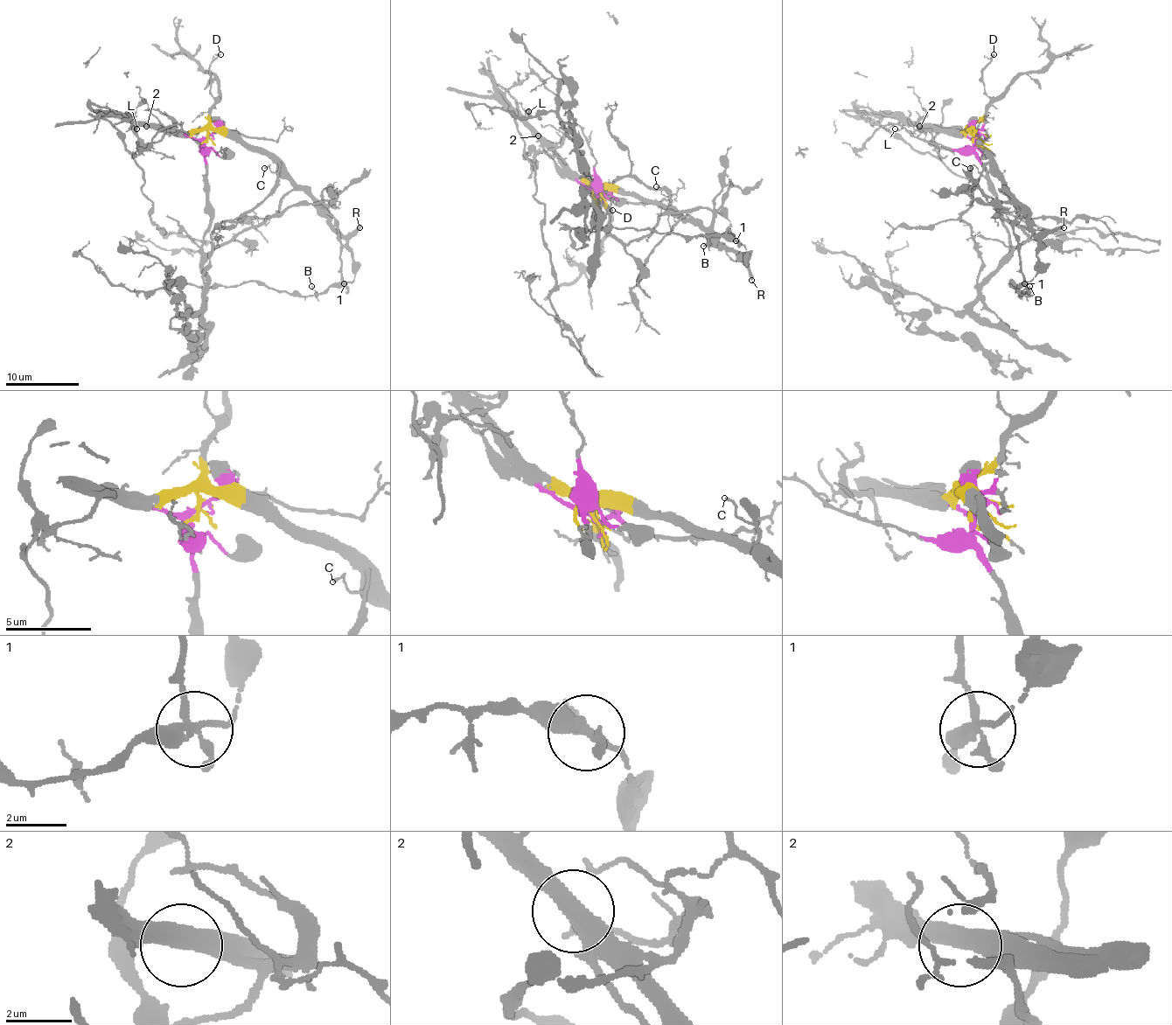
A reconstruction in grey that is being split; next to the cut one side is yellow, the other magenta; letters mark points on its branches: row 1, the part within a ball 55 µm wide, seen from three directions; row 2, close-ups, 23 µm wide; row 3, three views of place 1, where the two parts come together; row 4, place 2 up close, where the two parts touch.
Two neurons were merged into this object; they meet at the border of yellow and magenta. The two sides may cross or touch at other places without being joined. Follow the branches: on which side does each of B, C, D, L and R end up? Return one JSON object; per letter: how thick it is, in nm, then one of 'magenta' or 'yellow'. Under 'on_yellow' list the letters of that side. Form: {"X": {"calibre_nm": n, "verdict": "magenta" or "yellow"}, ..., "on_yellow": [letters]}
{"B": {"calibre_nm": 90, "verdict": "yellow"}, "C": {"calibre_nm": 120, "verdict": "yellow"}, "D": {"calibre_nm": 110, "verdict": "yellow"}, "L": {"calibre_nm": 120, "verdict": "yellow"}, "R": {"calibre_nm": 340, "verdict": "yellow"}, "on_yellow": ["B", "C", "D", "L", "R"]}

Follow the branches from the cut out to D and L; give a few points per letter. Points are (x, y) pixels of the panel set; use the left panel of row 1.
D: (206, 137), (208, 115), (215, 101), (210, 91), (210, 69), (220, 54)
L: (206, 137), (205, 130), (160, 132), (135, 124), (136, 128)

